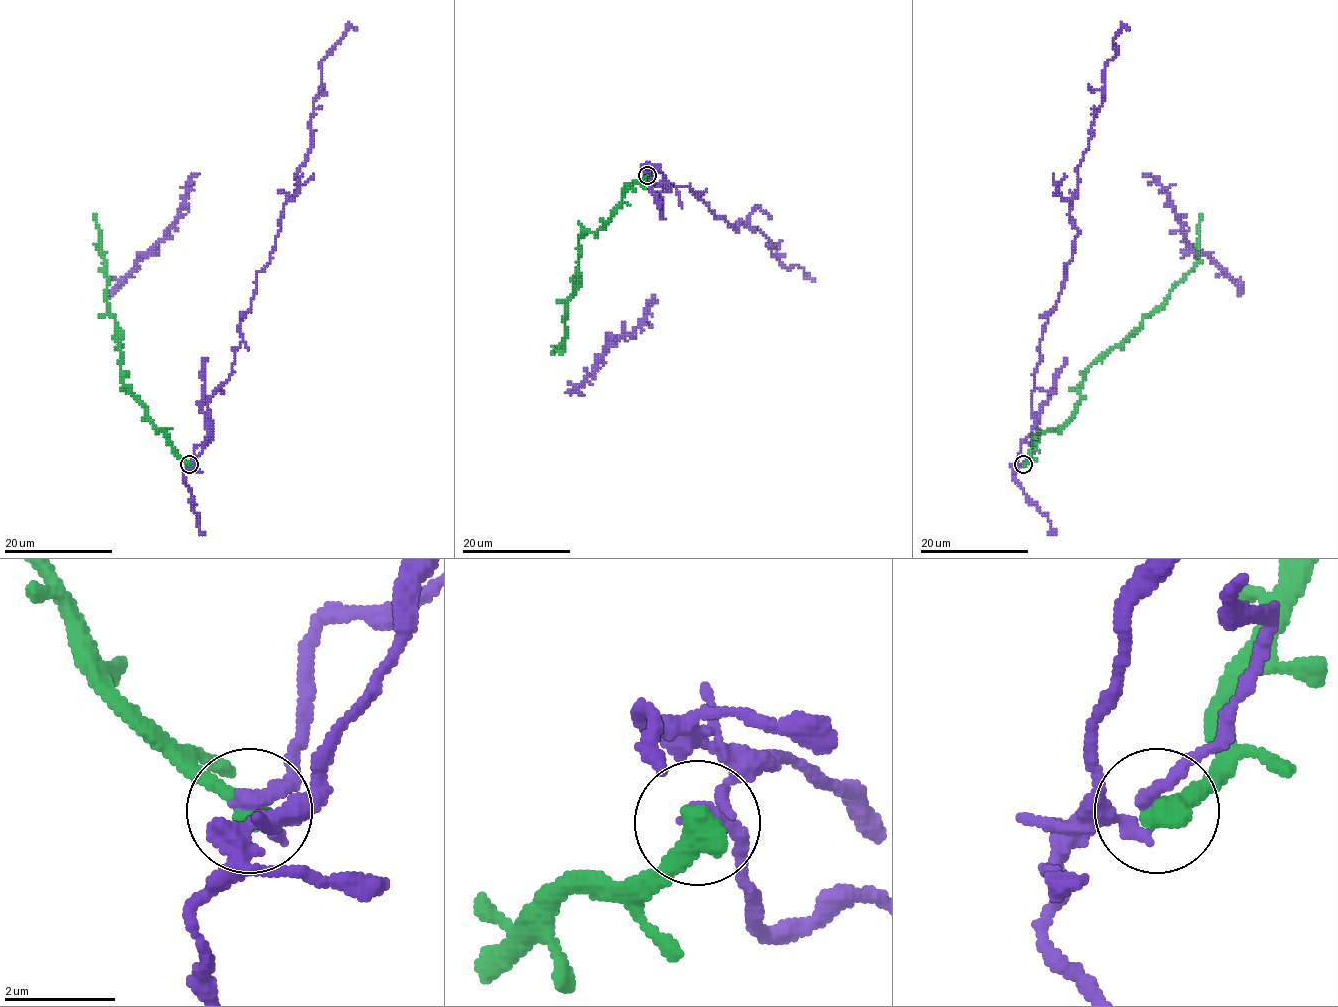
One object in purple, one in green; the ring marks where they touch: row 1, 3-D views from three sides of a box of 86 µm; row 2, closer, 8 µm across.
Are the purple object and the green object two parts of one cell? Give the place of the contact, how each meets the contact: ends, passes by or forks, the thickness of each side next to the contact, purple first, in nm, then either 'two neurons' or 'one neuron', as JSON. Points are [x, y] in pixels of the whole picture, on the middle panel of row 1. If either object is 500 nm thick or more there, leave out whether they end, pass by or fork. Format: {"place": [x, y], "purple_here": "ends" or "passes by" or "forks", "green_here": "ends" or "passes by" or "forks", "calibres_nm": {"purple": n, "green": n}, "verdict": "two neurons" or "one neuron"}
{"place": [647, 175], "calibres_nm": {"purple": 220, "green": 500}, "verdict": "two neurons"}

